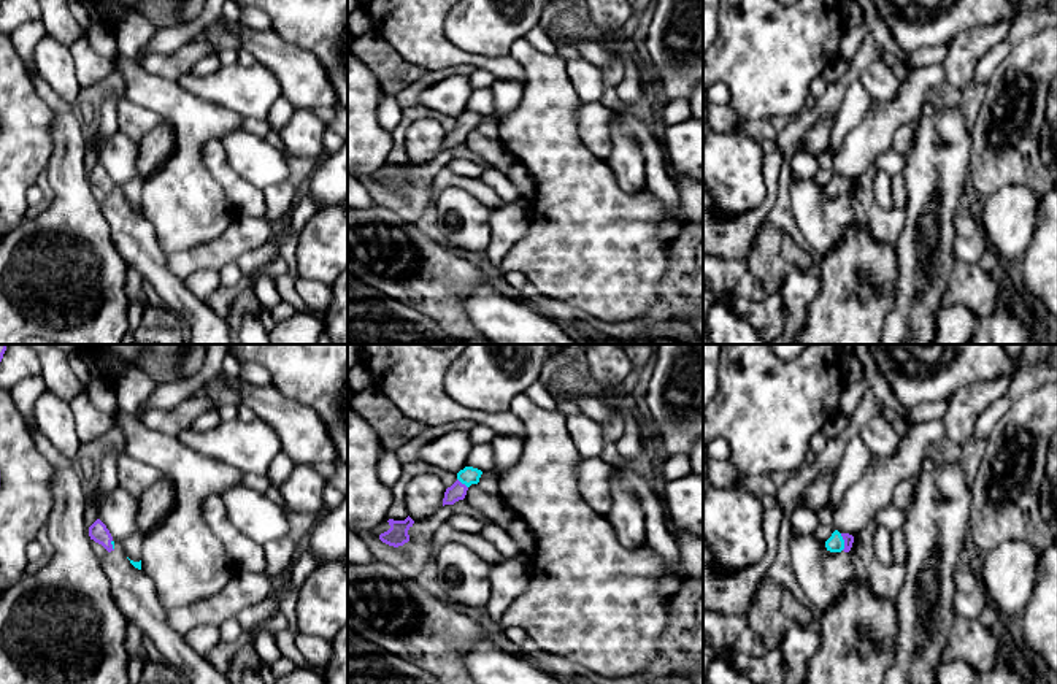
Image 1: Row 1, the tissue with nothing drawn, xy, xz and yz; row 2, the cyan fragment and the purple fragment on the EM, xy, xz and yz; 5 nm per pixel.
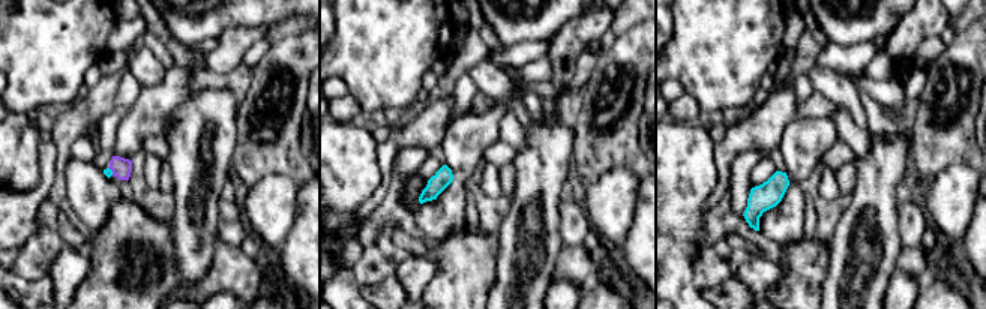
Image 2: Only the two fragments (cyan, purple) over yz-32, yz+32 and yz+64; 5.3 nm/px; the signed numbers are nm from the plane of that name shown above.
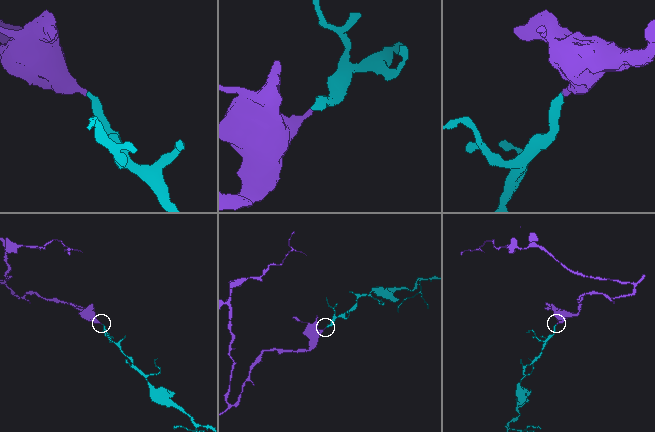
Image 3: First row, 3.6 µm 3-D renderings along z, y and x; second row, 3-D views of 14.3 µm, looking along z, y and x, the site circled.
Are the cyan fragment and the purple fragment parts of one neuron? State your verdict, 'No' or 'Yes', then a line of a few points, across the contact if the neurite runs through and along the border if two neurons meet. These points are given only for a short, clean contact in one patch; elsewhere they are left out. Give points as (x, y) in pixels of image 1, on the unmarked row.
Yes. Line: yz (835, 188), (843, 186), (848, 183)

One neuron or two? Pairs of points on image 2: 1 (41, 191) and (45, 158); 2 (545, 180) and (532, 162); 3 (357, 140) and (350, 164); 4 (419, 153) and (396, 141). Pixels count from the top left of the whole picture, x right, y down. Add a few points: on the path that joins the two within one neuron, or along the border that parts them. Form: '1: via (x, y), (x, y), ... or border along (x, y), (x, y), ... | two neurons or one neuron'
1: via (45, 183), (45, 165) | one neuron
2: via (541, 176), (536, 167) | one neuron
3: via (351, 146), (350, 158) | one neuron
4: border along (426, 149), (407, 146), (396, 156) | two neurons

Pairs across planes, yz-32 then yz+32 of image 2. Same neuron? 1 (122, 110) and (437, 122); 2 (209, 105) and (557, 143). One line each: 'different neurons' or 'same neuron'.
1: different neurons
2: same neuron

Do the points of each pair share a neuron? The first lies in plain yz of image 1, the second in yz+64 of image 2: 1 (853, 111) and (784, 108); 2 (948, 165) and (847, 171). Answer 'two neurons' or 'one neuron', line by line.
1: two neurons
2: two neurons

